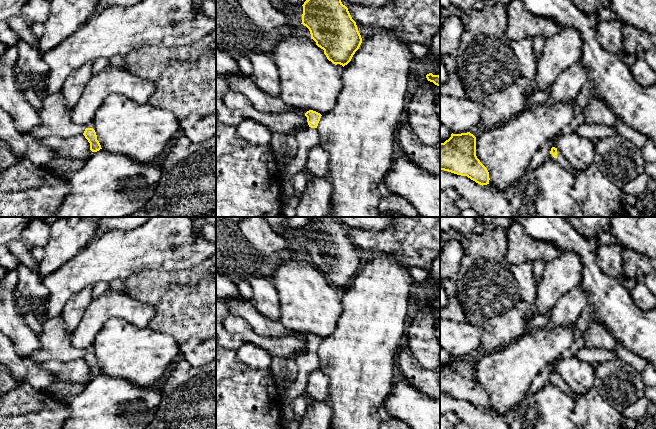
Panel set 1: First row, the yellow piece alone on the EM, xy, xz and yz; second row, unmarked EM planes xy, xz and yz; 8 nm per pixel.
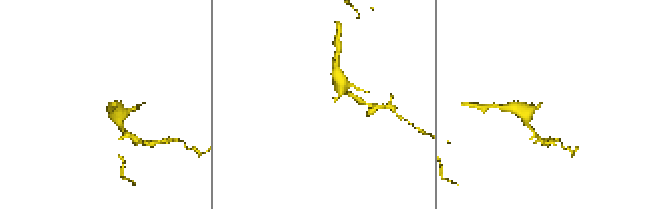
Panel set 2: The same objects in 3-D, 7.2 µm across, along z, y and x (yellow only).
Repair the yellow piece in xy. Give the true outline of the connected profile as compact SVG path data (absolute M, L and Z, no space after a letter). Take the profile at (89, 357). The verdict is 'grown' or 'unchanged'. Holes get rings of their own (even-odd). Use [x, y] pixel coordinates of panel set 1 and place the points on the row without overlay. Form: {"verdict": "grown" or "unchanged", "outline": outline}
{"verdict": "unchanged", "outline": "M86 352L83 359L90 367L90 374L92 376L97 376L102 373L99 365L97 364L96 356L93 352Z"}

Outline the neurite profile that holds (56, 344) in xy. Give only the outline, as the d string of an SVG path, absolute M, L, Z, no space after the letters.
M61 315L46 319L43 323L43 331L38 337L41 341L41 348L30 357L35 362L42 363L53 359L70 361L83 358L86 353L72 346Z

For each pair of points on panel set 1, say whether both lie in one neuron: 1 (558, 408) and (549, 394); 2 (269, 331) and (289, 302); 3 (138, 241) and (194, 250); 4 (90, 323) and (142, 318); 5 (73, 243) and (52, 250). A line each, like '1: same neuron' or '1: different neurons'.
1: same neuron
2: different neurons
3: same neuron
4: same neuron
5: same neuron

